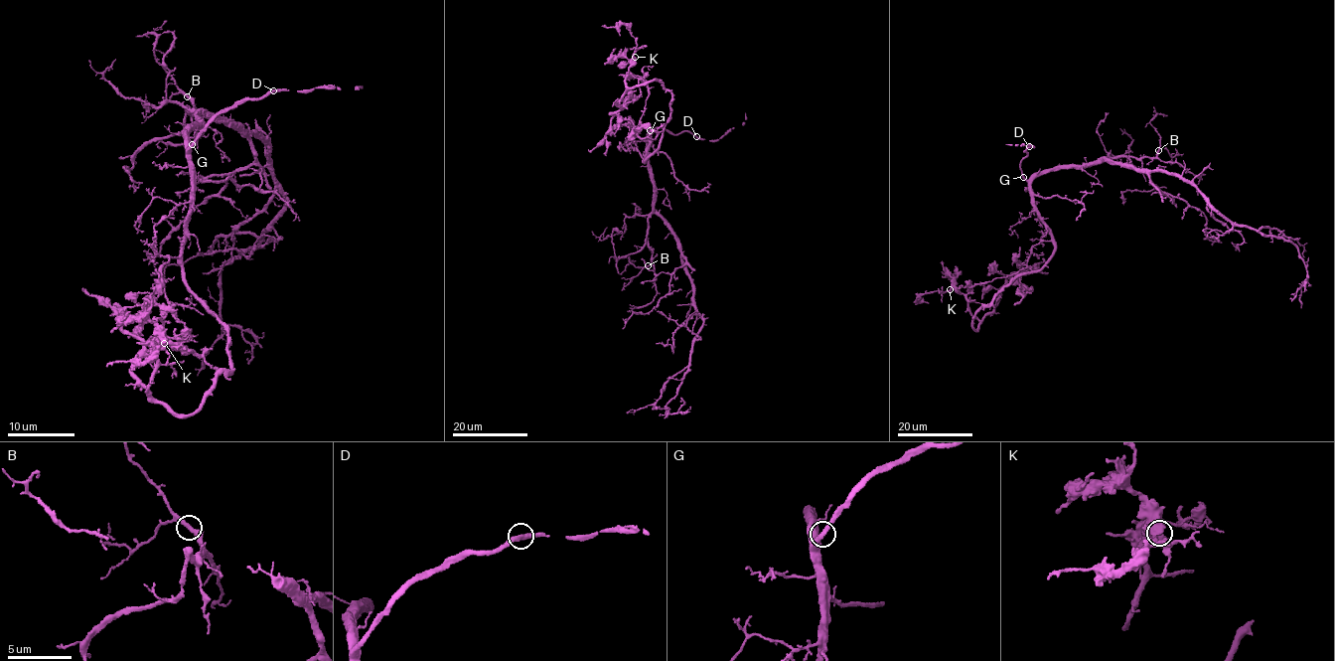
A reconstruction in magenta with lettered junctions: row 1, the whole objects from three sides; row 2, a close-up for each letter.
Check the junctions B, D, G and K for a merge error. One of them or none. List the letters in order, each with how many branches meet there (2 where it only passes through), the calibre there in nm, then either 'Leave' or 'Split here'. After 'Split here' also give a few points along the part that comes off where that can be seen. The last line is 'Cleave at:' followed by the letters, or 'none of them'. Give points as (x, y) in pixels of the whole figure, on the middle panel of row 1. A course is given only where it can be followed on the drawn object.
B: Branches: 2. Thickness 400 nm. Leave
D: Branches: 2. Thickness 360 nm. Leave
G: Branches: 2. Thickness 340 nm. Leave
K: Branches: 2. Thickness 440 nm. Leave
Cleave at: none of them

